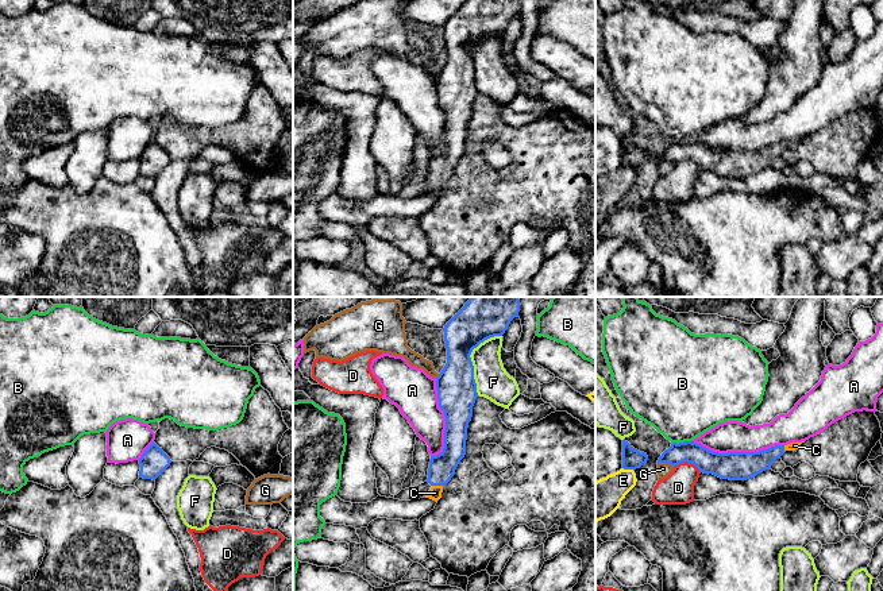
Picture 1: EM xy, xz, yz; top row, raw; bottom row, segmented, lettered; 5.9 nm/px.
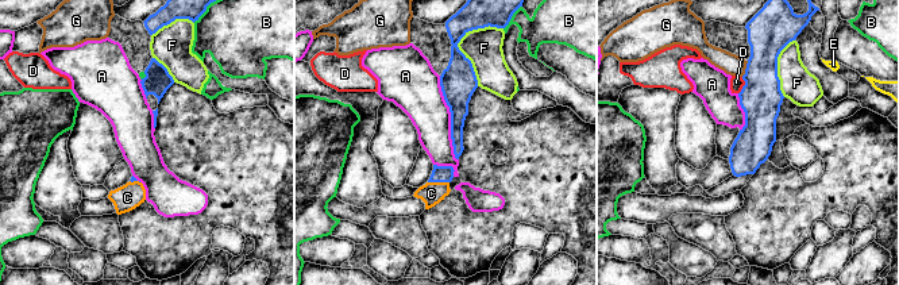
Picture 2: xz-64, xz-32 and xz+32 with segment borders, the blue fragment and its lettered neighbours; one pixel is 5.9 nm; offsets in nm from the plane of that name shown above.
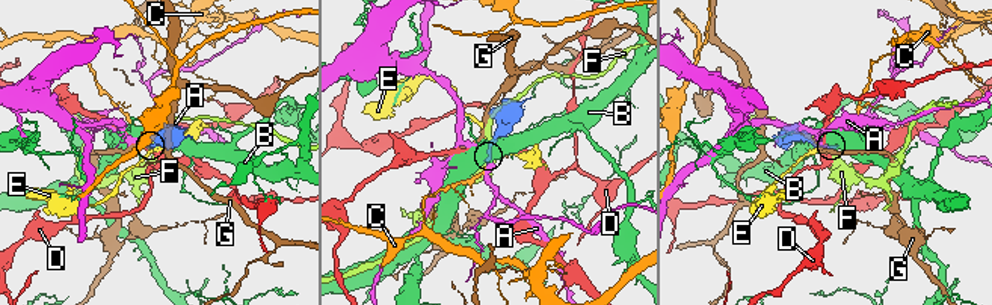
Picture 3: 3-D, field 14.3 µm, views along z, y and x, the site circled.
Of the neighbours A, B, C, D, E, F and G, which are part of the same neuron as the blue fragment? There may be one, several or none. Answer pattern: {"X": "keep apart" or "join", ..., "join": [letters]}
{"A": "keep apart", "B": "keep apart", "C": "join", "D": "keep apart", "E": "keep apart", "F": "keep apart", "G": "keep apart", "join": ["C"]}

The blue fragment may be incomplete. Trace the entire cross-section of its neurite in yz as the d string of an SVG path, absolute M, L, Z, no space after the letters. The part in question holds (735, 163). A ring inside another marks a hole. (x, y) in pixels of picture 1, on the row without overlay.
M694 139L672 140L659 155L658 161L678 163L691 161L699 170L713 171L721 177L747 178L770 167L771 162L780 157L786 148L795 148L802 140L775 143L759 150L728 150L718 151Z

